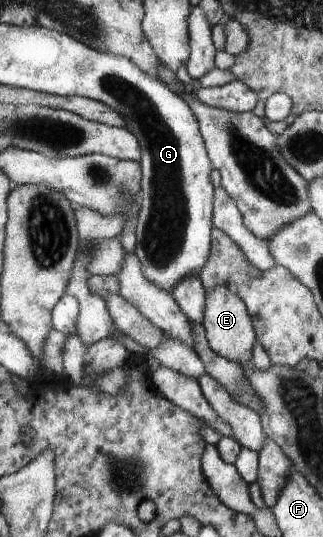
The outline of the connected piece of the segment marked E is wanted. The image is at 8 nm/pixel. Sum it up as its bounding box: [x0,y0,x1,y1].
[204,284,256,362]

